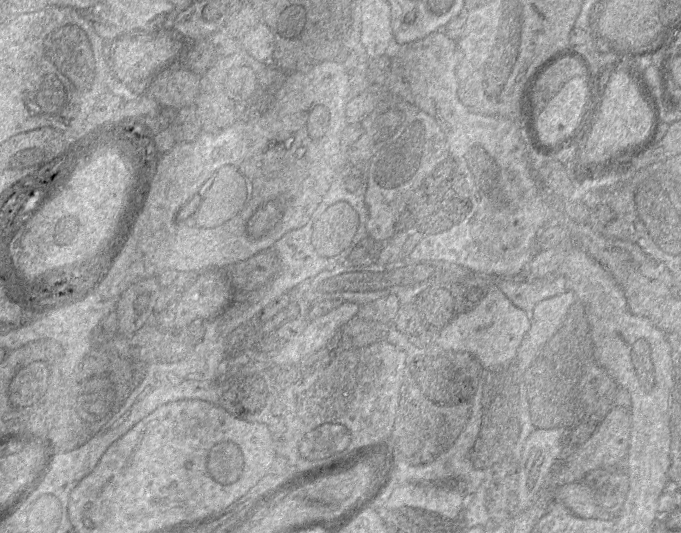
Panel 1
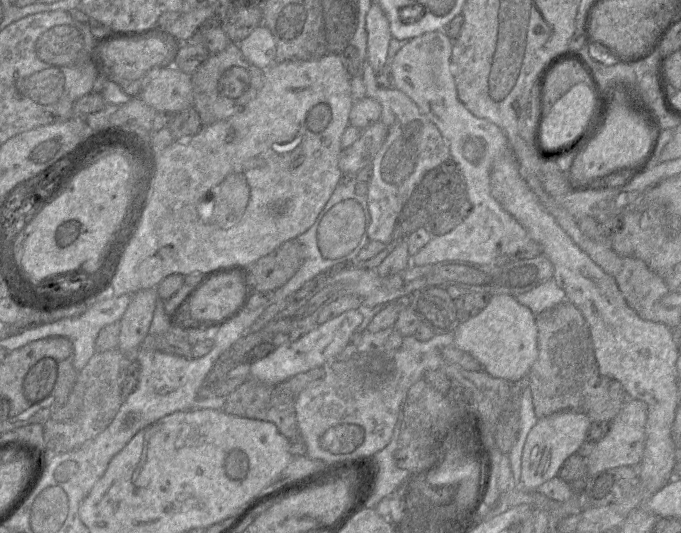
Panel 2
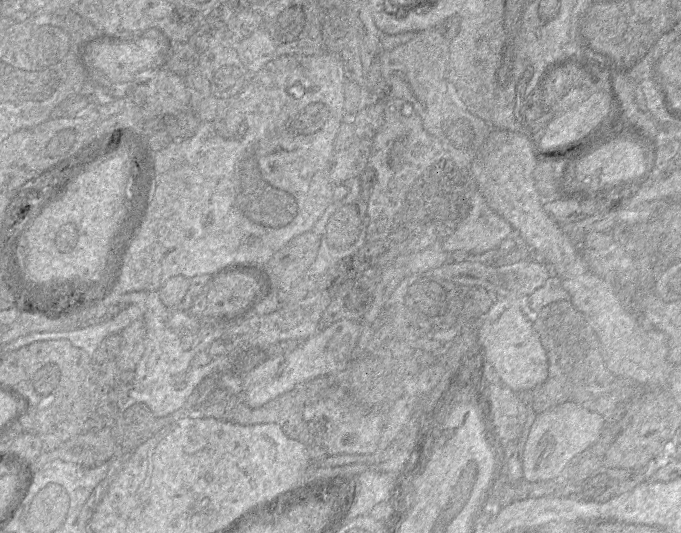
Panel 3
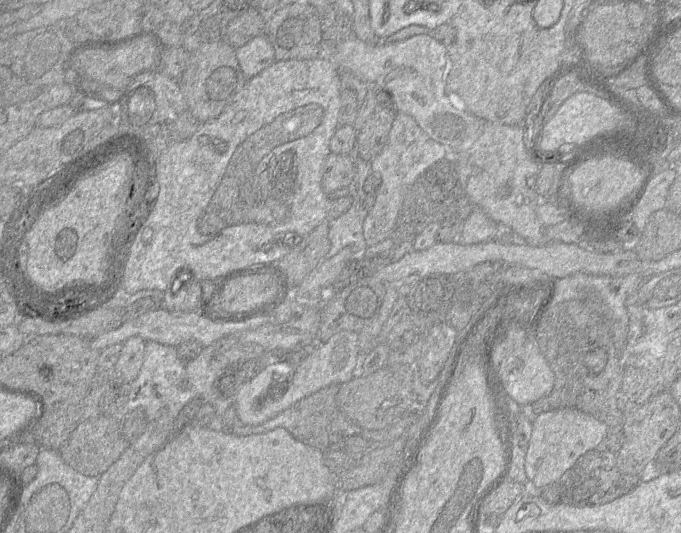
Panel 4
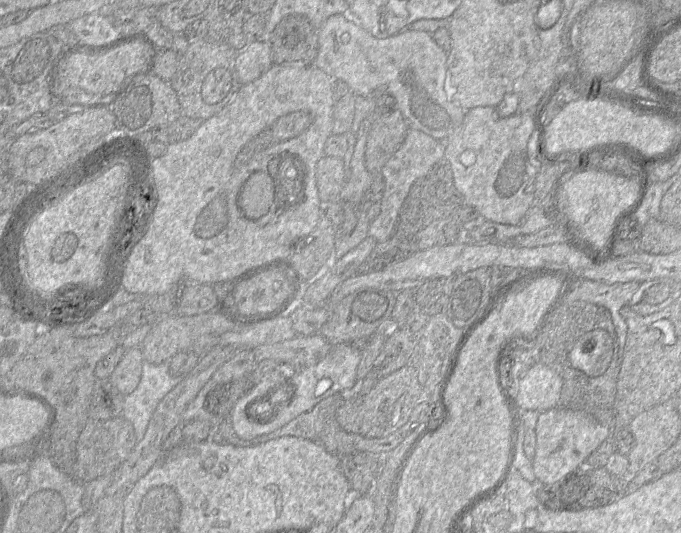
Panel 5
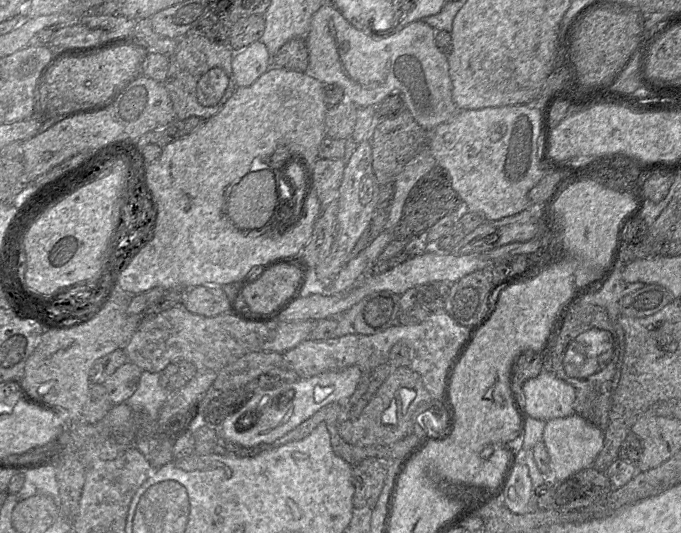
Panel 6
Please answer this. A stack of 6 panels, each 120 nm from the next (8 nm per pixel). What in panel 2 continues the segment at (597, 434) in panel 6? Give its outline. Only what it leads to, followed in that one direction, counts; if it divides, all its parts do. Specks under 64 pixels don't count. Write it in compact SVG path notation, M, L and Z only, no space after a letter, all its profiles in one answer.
M561 411L538 419L523 447L519 486L536 491L543 483L557 477L564 462L584 443L591 423L584 411Z

